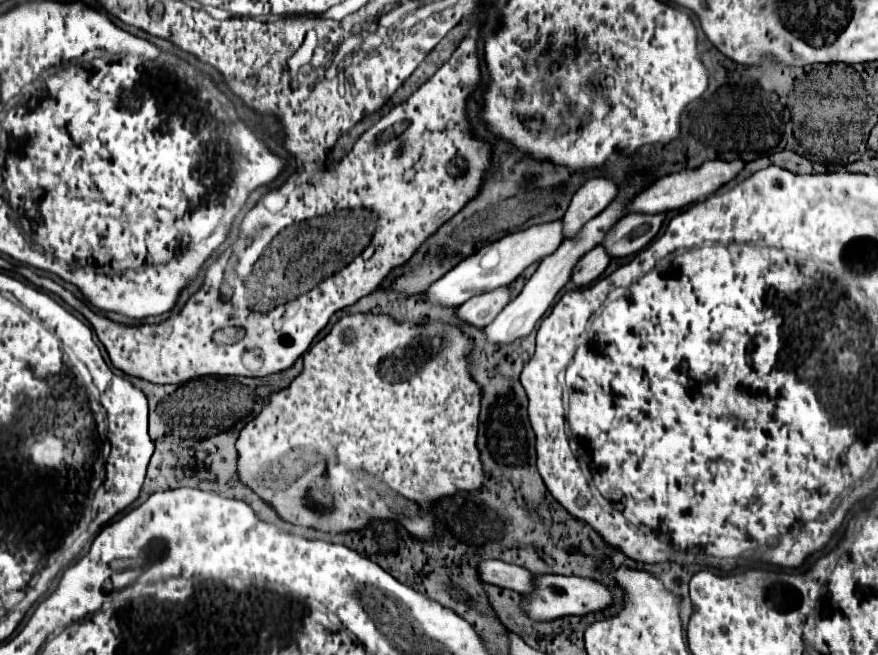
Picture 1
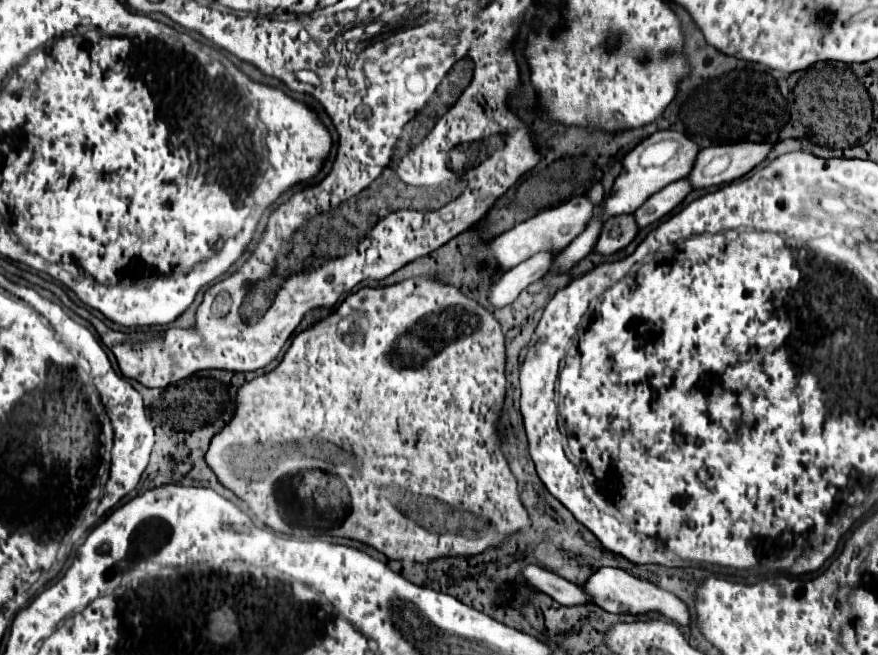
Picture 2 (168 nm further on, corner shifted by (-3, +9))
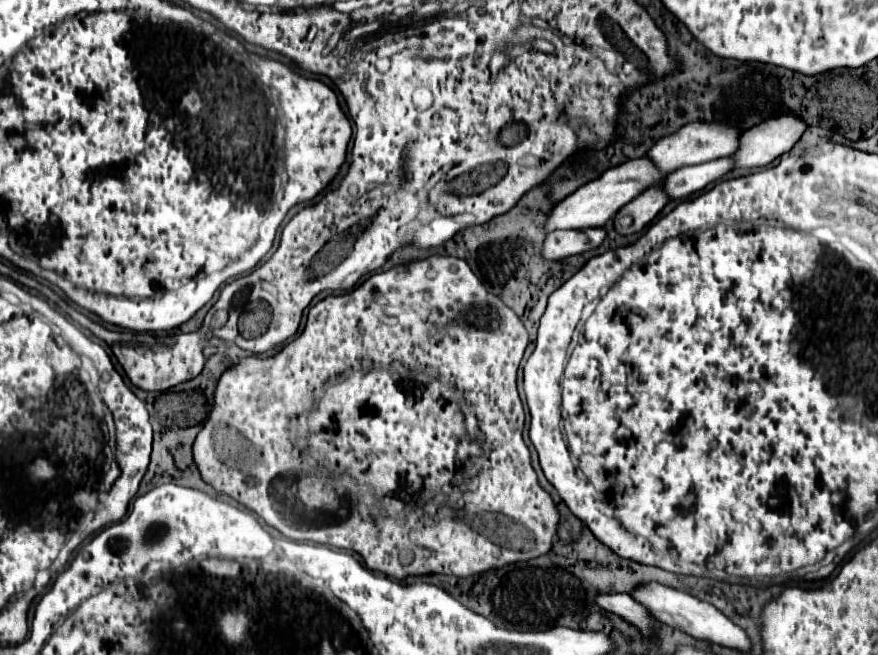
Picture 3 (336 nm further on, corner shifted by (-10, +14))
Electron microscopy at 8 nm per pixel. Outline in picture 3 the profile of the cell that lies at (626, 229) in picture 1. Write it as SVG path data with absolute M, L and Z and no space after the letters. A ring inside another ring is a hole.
M721 157L715 161L703 163L703 165L683 167L683 169L677 169L675 173L671 173L671 177L667 177L663 189L671 201L685 199L691 193L705 189L709 183L717 181L731 169L733 169L733 161L729 157L725 157L725 159Z

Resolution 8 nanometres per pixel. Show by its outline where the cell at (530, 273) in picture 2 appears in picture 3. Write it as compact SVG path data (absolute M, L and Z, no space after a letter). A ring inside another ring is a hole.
M587 229L587 233L571 233L571 231L549 233L543 241L541 255L547 261L561 261L565 257L599 247L603 237L605 237L603 229Z

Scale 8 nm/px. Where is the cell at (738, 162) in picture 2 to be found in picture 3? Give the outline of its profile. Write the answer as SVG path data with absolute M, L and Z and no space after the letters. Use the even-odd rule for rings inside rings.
M795 115L765 121L739 137L739 149L731 155L735 169L765 167L779 155L787 153L803 135L807 125L799 123Z

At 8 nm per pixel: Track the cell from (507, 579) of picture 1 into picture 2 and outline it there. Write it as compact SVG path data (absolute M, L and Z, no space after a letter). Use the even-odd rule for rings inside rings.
M526 566L524 576L540 592L552 596L556 602L560 602L564 606L580 606L580 604L590 604L592 602L592 598L586 594L584 588L564 580L562 576L550 574L548 570L544 570L540 566Z

